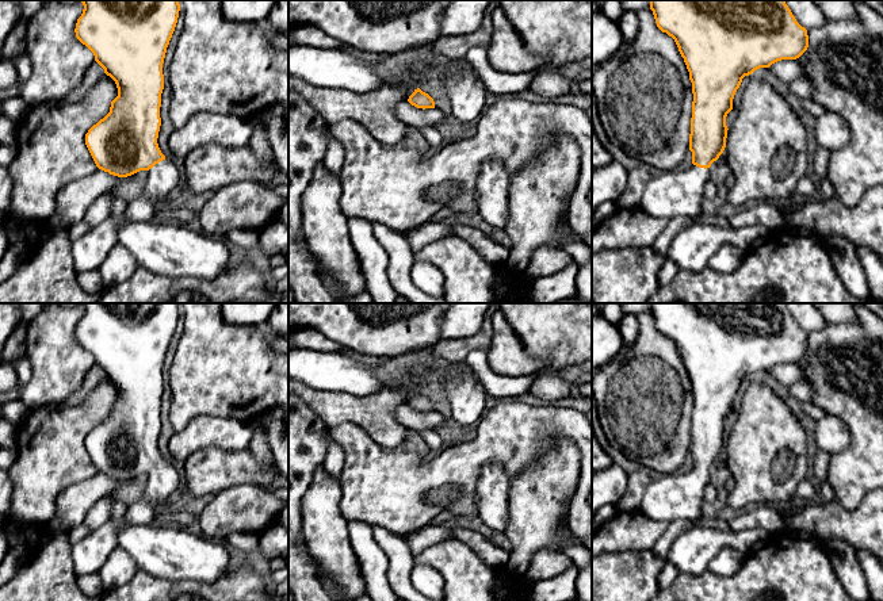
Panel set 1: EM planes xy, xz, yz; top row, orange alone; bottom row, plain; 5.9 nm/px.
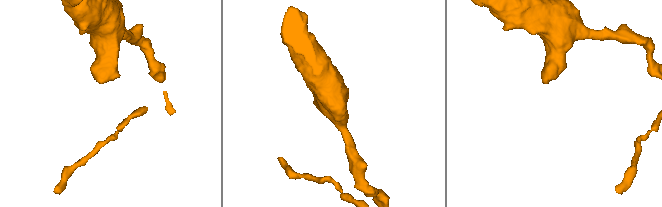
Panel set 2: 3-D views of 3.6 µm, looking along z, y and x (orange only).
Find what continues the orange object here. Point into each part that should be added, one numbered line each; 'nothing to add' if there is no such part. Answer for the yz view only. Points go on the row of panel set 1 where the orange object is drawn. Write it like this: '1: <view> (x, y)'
1: yz (679, 192)

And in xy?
1: xy (165, 176)

